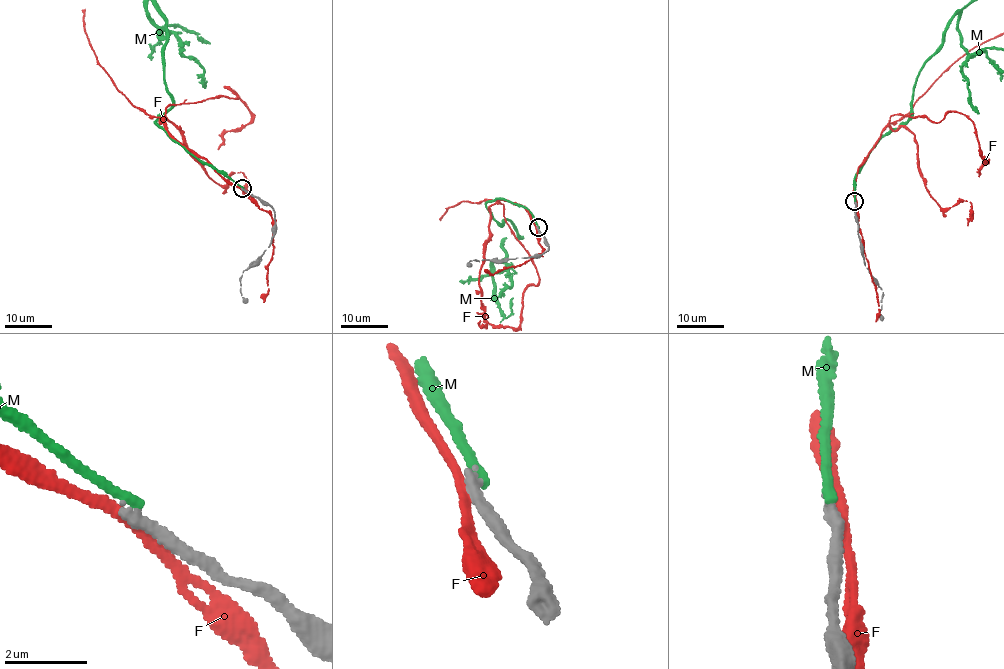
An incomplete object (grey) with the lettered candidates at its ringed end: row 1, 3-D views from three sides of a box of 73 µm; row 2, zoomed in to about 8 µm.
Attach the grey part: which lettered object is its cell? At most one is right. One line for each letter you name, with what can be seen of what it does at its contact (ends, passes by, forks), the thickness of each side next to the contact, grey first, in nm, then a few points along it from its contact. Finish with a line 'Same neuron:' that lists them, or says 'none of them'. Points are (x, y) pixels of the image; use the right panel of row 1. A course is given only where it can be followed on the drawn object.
Same neuron: none of them

